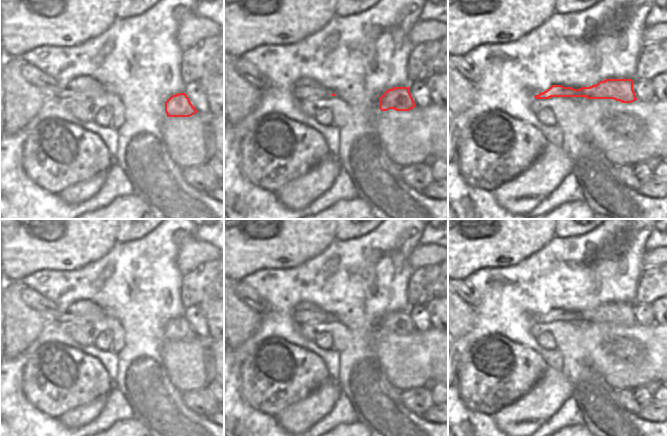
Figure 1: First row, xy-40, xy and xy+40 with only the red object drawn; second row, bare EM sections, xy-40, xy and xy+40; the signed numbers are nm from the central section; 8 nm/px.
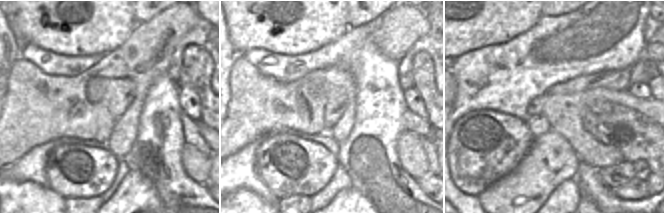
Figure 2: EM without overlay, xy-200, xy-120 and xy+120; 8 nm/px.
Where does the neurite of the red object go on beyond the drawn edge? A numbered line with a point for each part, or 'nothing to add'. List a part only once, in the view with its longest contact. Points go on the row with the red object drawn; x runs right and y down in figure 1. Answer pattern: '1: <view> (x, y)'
1: xy (304, 88)

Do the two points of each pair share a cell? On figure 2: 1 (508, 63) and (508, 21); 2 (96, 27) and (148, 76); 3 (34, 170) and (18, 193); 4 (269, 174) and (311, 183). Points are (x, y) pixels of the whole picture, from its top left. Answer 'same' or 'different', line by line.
1: different
2: different
3: different
4: same

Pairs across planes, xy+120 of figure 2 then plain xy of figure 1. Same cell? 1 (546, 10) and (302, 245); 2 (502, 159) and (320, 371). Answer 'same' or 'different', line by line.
1: different
2: same

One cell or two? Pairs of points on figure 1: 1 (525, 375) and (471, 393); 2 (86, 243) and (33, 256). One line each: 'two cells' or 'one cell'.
1: one cell
2: one cell

